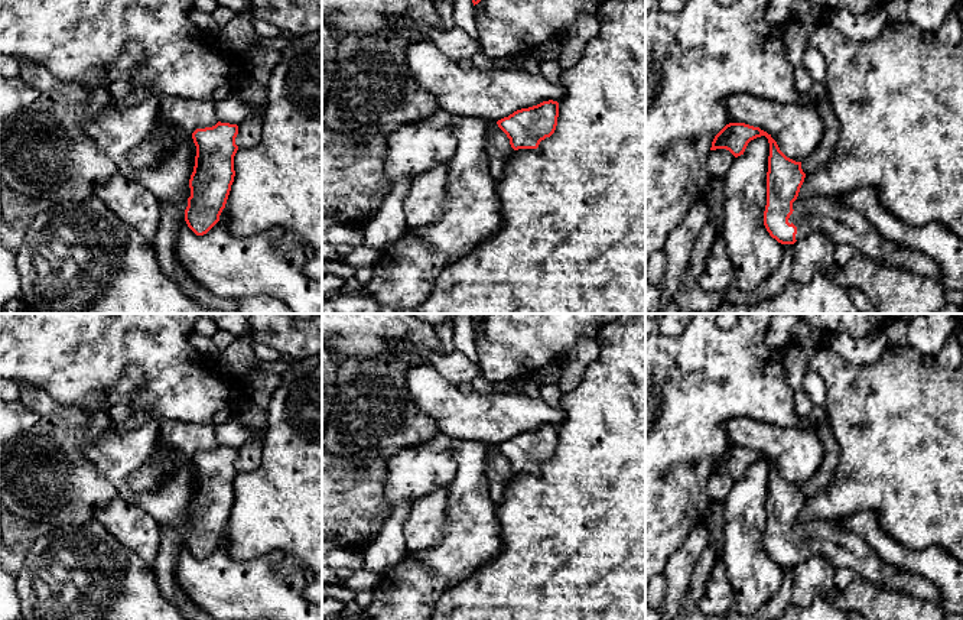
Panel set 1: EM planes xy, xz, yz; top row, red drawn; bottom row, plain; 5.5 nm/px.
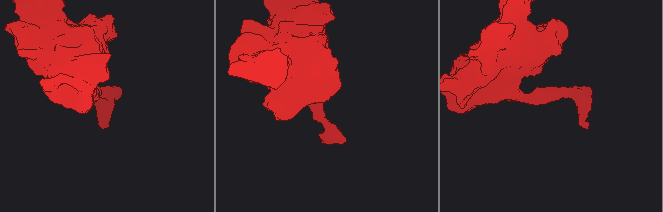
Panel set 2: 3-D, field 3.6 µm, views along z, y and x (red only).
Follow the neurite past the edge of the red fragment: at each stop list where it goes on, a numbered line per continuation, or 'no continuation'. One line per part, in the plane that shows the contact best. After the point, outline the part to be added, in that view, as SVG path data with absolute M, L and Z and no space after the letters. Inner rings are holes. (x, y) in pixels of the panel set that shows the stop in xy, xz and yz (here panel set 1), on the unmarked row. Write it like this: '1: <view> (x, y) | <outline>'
1: yz (820, 538) | M835 520L797 522L788 546L797 551L796 564L820 556L836 568L849 568L855 575L892 591L940 603L940 591L925 578L885 564L859 535L843 529Z

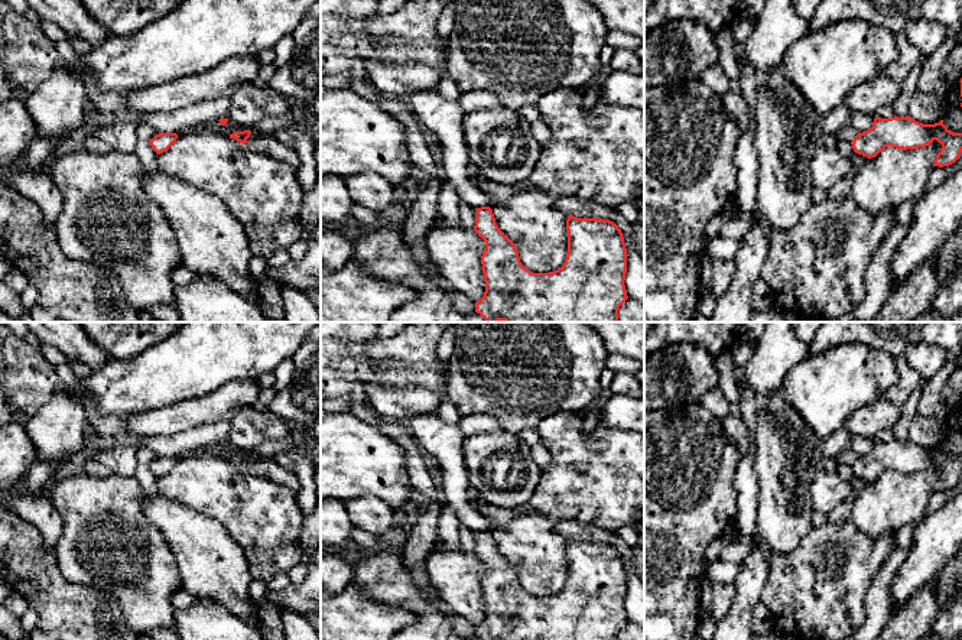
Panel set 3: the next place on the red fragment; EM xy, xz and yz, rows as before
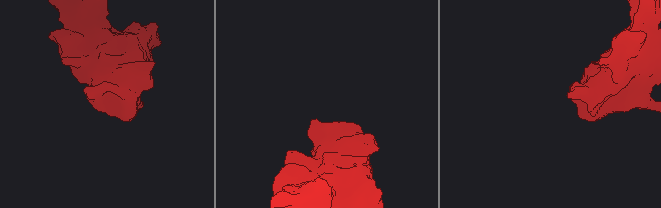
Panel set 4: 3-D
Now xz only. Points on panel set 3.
no continuation

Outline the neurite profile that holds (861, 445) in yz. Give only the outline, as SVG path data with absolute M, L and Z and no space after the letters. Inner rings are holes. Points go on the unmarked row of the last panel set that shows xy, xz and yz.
M851 436L849 448L858 455L867 455L872 451L874 439L865 438L865 436Z

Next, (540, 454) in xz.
M542 442L532 448L532 457L533 457L534 462L537 464L540 474L552 462L552 455L550 455L549 449Z

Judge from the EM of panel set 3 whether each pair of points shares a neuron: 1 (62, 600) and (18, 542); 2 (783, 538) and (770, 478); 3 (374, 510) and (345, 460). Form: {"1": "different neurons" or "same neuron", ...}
{"1": "same neuron", "2": "same neuron", "3": "different neurons"}

